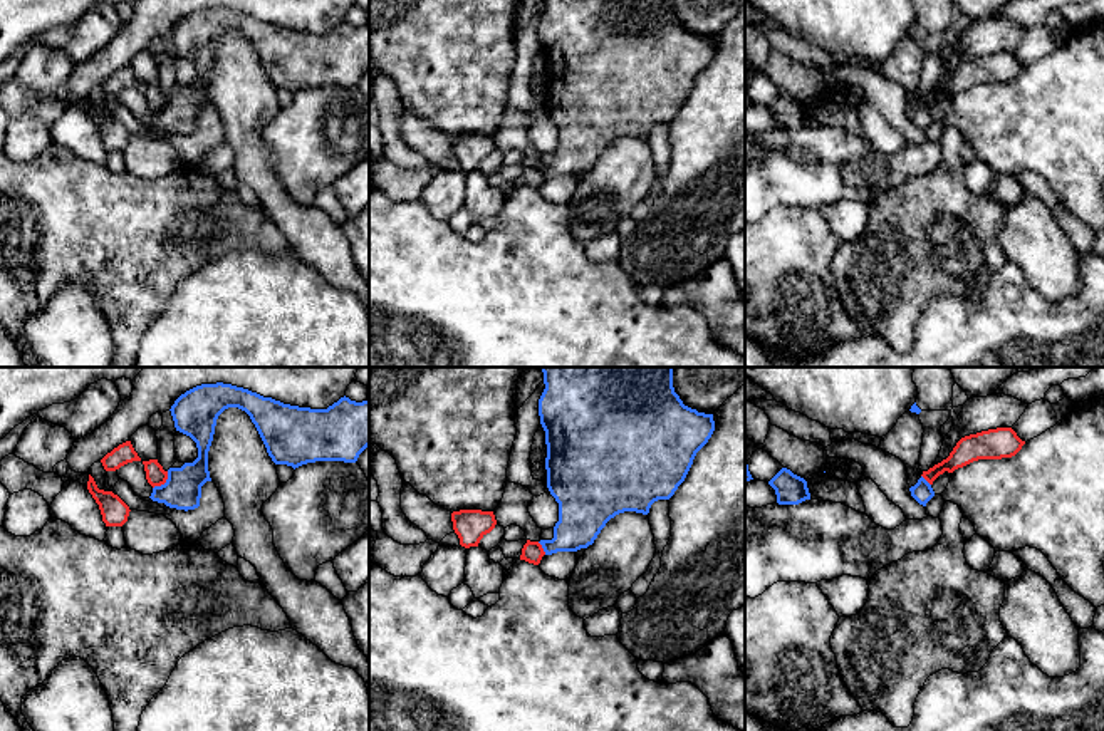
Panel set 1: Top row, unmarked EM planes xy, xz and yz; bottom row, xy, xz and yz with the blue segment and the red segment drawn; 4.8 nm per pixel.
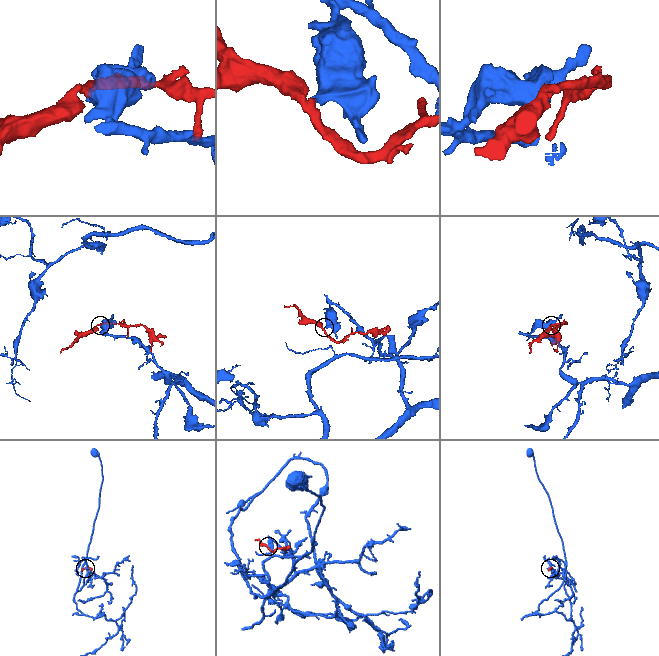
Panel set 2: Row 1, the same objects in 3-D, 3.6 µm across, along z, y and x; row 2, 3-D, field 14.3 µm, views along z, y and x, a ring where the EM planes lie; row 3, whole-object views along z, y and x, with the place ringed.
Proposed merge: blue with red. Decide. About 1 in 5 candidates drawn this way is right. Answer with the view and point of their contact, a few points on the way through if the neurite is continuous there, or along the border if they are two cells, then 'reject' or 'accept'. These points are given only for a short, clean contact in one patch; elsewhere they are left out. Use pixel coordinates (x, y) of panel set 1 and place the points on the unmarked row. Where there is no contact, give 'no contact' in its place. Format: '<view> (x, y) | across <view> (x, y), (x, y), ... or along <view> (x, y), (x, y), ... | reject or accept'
xy (165, 108) | along xy (168, 96), (168, 103), (153, 113) | reject

